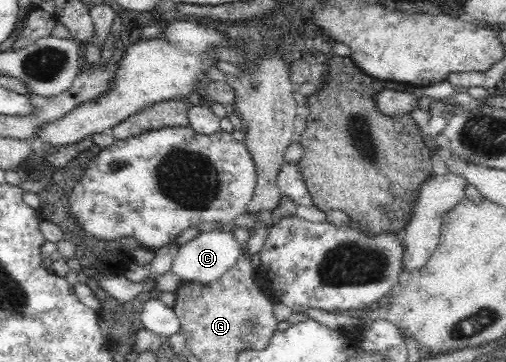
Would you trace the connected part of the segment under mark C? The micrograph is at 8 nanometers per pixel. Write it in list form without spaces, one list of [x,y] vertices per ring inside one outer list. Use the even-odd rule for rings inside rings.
[[[220,227],[211,231],[200,231],[200,234],[192,241],[179,247],[177,255],[172,263],[172,271],[186,282],[198,282],[209,284],[217,281],[227,270],[230,270],[239,259],[243,249],[235,240],[233,232],[225,232]]]

